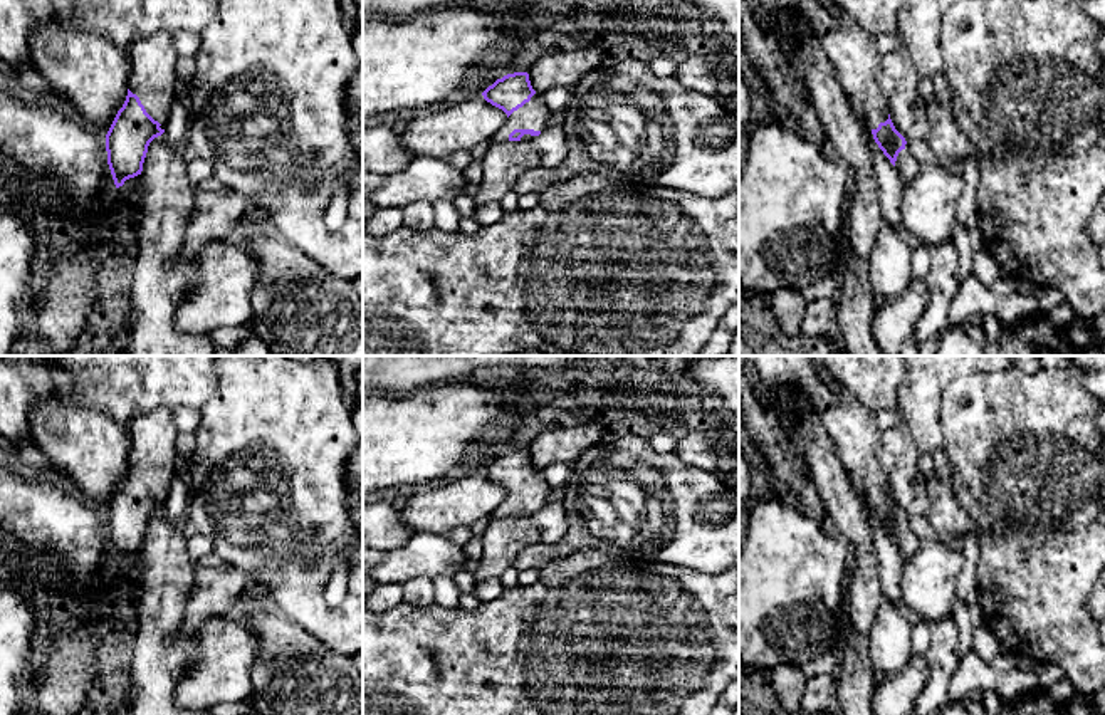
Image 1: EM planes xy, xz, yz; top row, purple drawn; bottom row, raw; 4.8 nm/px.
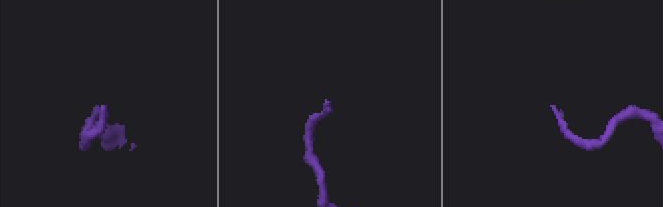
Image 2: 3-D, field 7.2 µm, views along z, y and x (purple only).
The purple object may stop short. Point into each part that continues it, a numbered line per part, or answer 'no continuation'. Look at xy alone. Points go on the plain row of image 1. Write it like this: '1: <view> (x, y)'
1: xy (151, 454)

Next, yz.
1: yz (793, 381)

